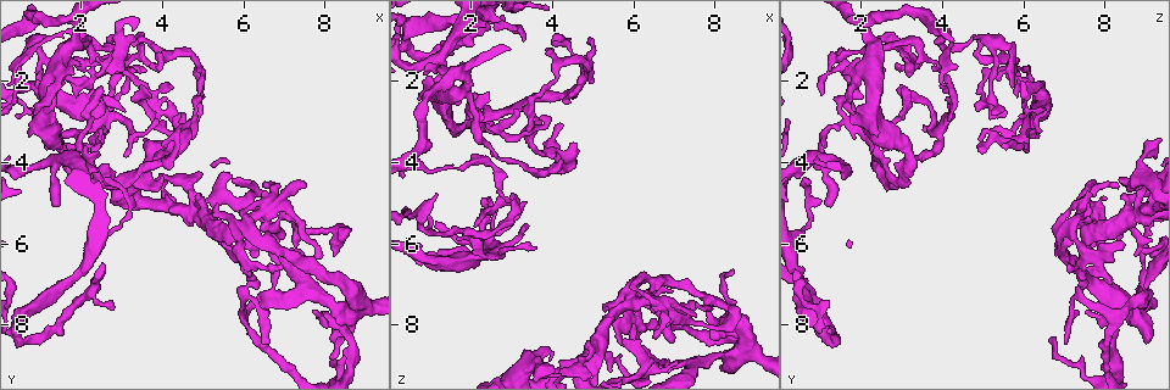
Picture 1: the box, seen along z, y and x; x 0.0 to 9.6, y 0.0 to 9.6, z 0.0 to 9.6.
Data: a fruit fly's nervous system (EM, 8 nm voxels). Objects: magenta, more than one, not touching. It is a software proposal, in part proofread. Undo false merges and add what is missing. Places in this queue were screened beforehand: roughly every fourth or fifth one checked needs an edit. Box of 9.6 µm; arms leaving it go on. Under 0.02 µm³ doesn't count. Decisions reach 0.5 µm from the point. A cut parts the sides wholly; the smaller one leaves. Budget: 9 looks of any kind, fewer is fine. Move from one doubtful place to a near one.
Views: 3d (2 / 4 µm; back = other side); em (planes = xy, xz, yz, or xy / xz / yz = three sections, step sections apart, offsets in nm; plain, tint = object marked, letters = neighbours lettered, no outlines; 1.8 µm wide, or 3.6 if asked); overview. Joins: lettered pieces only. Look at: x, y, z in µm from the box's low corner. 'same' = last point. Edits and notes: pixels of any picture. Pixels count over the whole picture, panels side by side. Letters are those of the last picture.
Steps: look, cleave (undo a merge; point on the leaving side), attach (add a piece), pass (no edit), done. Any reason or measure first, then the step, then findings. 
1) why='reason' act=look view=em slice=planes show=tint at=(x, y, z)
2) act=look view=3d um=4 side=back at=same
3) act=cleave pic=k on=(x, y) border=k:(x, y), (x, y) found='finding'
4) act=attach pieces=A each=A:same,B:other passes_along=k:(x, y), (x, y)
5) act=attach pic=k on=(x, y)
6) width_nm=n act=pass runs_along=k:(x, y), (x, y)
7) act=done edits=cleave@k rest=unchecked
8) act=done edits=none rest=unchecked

why='thin neck' act=look view=3d um=4 at=(4.05, 1.30, 1.80)

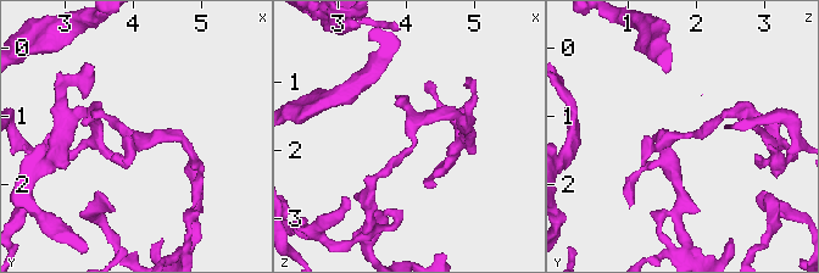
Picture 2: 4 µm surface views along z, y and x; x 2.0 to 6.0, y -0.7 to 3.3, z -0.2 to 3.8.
act=look view=em slice=planes show=plain at=(4.05, 1.25, 1.80)

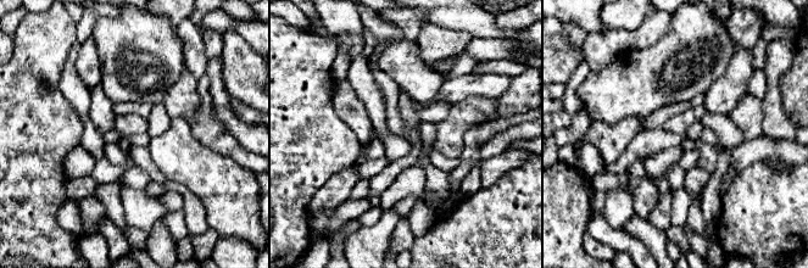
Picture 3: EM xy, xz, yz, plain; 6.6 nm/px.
act=look view=em slice=planes show=letters at=same

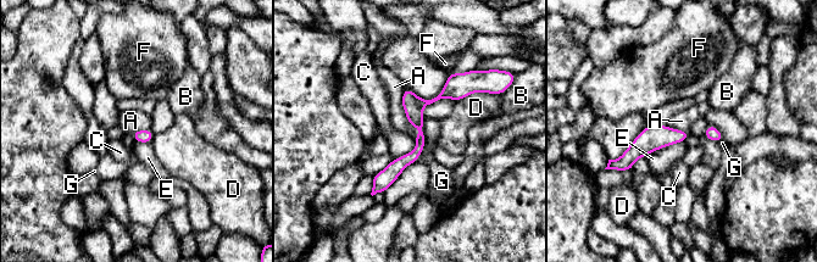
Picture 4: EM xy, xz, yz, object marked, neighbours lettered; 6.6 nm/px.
width_nm=80 act=pass each=A:other,B:other,C:other,D:other,E:other,F:other,G:other border=4:(404, 88), (415, 137) found='all the same neuron'

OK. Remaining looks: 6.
why='a fork' act=look view=em slice=planes show=letters at=(4.80, 3.05, 1.90)

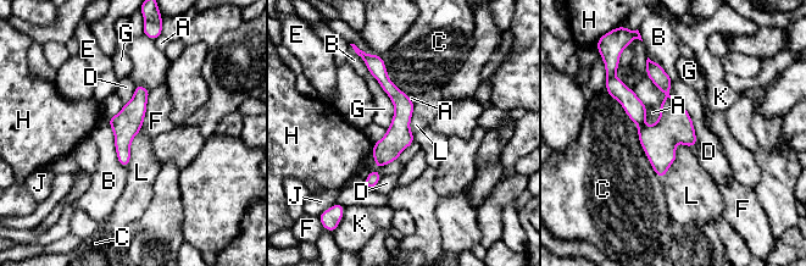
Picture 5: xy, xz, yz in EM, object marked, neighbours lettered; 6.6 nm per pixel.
act=pass each=A:other,B:other,C:other,D:other,E:other,F:other,G:other,H:other,J:other,K:other,L:other runs_along=5:(378, 64), (400, 128), (368, 184) found='continuous, no second neuron'

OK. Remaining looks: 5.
why='arms part here' act=look view=em slice=planes show=letters at=(1.35, 4.05, 1.25)

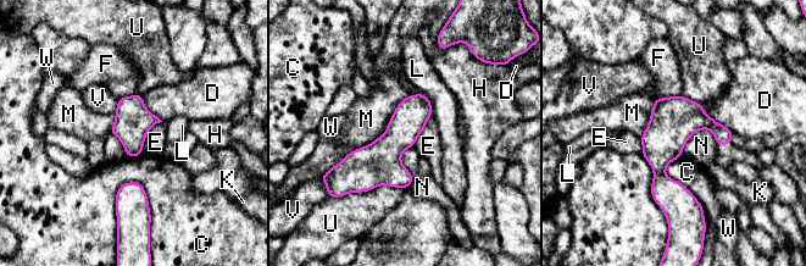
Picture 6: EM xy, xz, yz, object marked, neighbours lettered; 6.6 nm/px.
width_nm=220 act=attach pieces=K each=C:other,D:other,E:other,F:other,H:other,K:same,L:other,M:other,N:other,U:other,V:other,W:other passes_along=6:(695, 118), (723, 144), (726, 155) found='it goes on there'

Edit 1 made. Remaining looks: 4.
why='branch point' act=look view=3d um=2 at=(2.55, 3.45, 6.05)

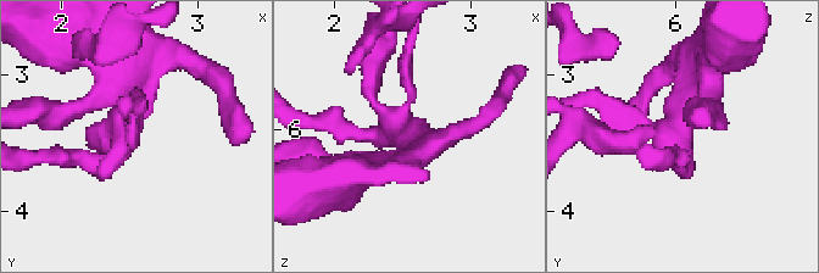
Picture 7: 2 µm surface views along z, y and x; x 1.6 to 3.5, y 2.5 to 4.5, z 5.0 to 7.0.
act=look view=em slice=planes show=letters at=(2.46, 3.44, 5.96)

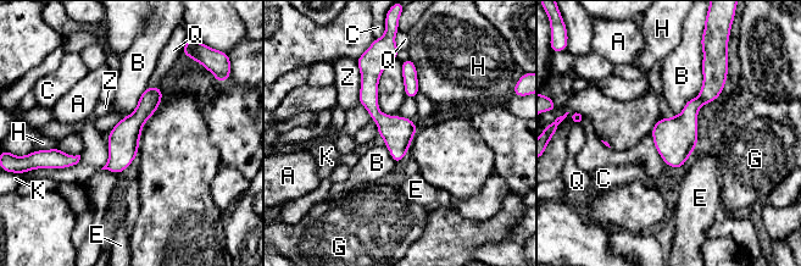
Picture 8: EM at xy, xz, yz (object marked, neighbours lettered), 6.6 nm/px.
act=pass each=A:other,B:other,C:other,E:other,G:other,H:other,K:other,Q:other,Z:other found='one neuron here'

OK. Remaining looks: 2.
act=done edits=attach@6 rest=unchecked

